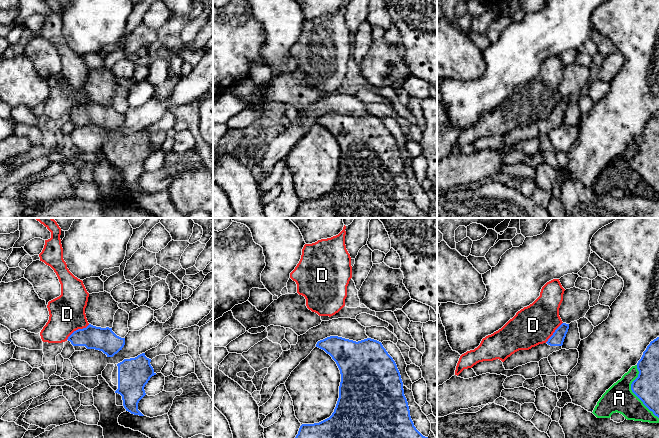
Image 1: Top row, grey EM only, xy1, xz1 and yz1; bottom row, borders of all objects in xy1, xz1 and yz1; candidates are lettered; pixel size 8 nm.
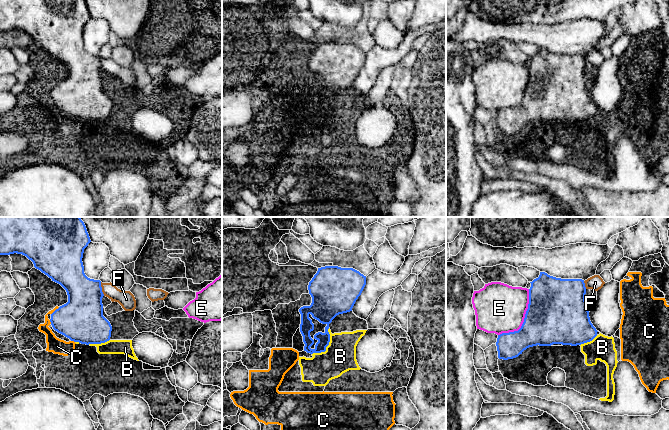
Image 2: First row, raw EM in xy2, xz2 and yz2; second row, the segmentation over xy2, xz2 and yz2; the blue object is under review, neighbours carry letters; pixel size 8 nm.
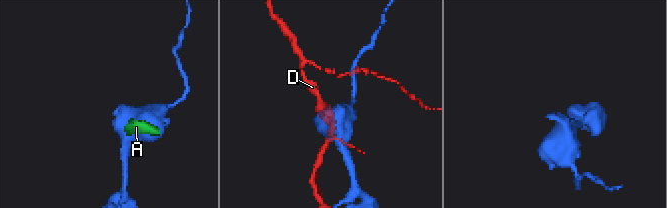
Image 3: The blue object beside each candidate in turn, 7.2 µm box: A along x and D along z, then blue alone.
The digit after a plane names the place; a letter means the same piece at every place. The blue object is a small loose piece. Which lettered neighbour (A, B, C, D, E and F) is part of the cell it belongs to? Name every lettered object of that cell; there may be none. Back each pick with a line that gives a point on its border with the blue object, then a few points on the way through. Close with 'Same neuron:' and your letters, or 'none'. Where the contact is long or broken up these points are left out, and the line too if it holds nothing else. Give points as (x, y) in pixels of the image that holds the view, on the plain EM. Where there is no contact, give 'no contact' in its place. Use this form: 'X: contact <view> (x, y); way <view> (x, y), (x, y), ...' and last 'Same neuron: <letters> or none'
Same neuron: none

